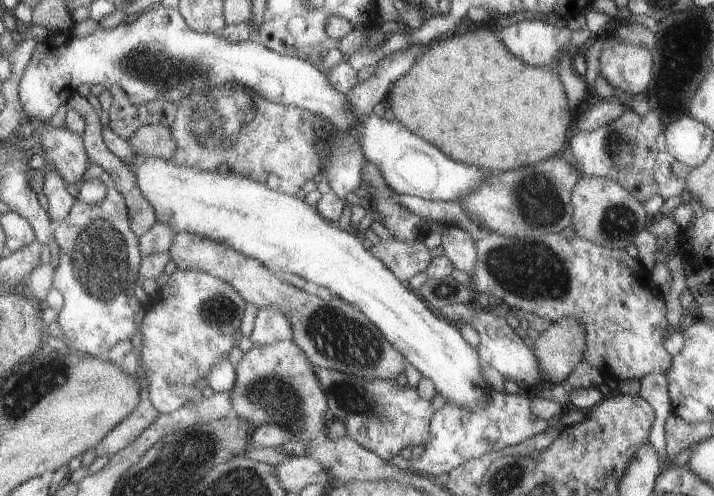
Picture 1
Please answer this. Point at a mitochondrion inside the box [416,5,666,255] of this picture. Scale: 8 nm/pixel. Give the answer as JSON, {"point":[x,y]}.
{"point":[535,201]}

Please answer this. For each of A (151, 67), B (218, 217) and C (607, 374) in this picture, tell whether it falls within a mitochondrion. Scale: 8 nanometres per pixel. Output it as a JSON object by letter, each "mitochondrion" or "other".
{"A":"mitochondrion","B":"other","C":"other"}

